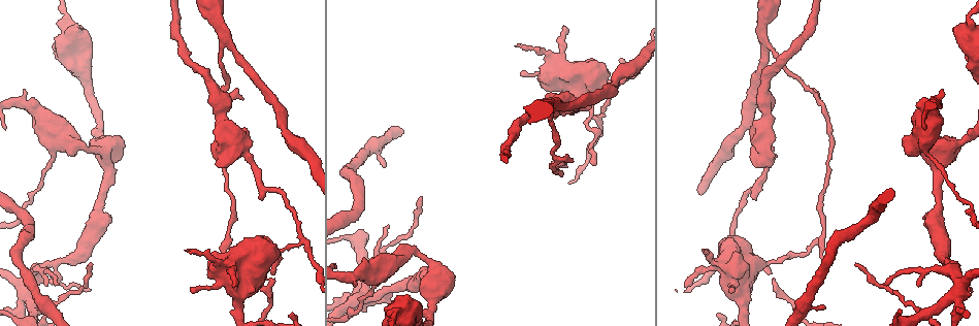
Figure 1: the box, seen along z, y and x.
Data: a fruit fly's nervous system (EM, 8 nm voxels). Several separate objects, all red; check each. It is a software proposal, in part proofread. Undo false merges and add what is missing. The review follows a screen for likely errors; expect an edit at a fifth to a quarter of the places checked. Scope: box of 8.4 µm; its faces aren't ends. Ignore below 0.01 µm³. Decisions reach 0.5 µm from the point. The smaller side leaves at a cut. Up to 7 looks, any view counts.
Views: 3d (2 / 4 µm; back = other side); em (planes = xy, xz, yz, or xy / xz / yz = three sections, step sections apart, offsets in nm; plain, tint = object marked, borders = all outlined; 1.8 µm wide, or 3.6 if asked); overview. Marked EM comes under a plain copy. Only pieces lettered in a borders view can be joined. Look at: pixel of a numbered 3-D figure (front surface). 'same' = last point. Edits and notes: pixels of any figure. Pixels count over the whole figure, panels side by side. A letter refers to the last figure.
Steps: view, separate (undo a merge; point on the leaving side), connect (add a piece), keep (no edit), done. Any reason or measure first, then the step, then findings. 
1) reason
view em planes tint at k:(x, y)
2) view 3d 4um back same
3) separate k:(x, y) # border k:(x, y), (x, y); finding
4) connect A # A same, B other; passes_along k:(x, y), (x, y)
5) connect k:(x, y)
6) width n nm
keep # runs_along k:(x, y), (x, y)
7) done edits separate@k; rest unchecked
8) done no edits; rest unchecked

abrupt turn
view 3d 4um back at 1:(356, 299)

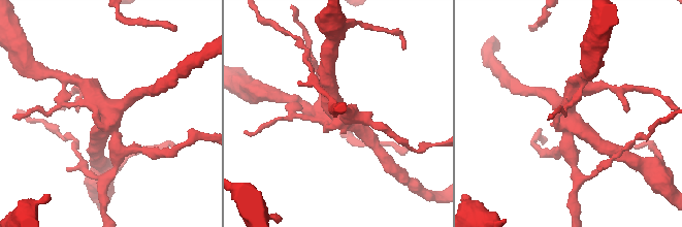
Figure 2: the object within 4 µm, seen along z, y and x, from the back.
now the EM
view em planes tint at 2:(572, 123)

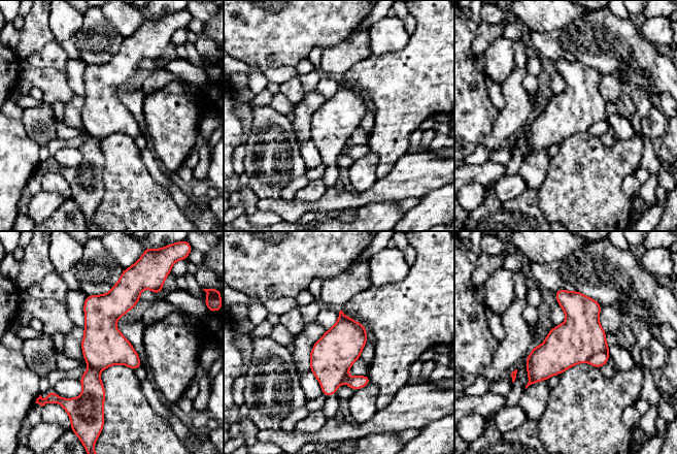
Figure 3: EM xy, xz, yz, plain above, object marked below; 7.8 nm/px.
see the neighbours
view em planes borders same

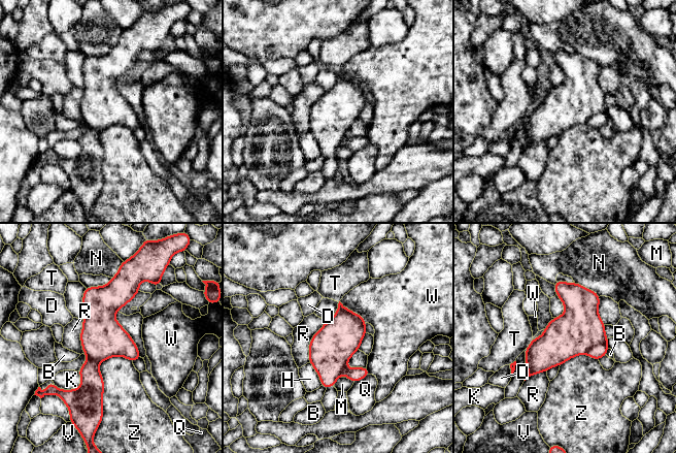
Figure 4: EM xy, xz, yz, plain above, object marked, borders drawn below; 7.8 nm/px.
separate 4:(598, 351) # B other, D other, H other, K other, M other, N other, Q other, R other, T other, V other, W other, Z other; border 4:(606, 344), (595, 344), (585, 353); a second neuron is stuck on

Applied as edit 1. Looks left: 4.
view overview

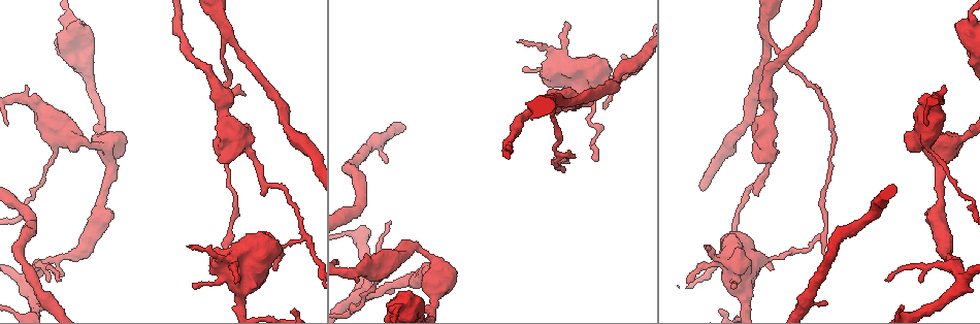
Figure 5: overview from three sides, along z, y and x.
tapers out
view em planes borders at 5:(824, 253)

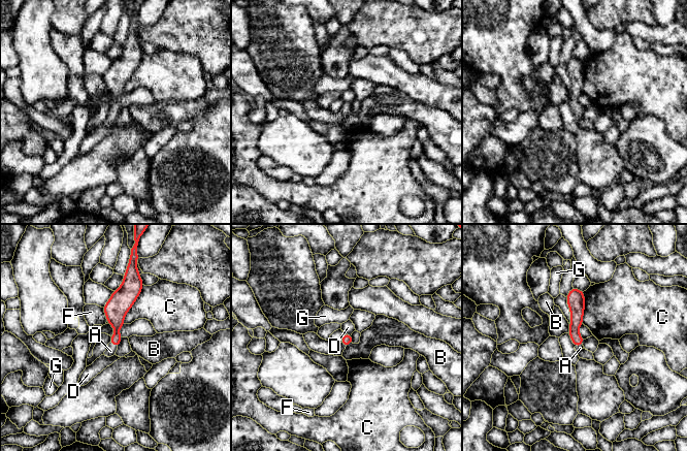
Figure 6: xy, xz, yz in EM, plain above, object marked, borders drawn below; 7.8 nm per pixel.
connect A # A same, B other, C other, D other, F other, G other; the neuron continues

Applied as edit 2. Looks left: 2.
an open end
view 3d 4um at 5:(388, 161)

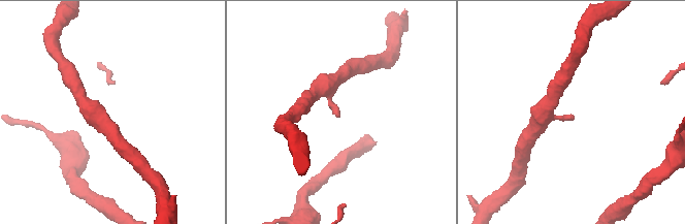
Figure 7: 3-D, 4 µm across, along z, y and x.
view em planes borders at 7:(339, 115)

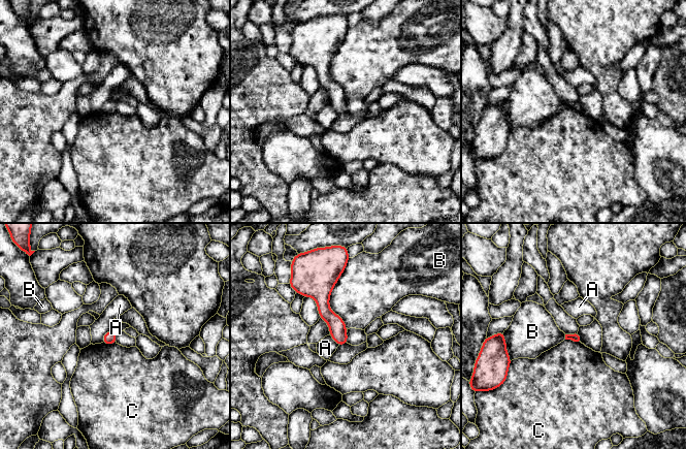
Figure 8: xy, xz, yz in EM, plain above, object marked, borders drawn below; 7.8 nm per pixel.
keep # A other, B other, C other; runs_along 8:(334, 278), (323, 309), (342, 342); none of them fits

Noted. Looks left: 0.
done edits separate@4, connect@6; rest unchecked

